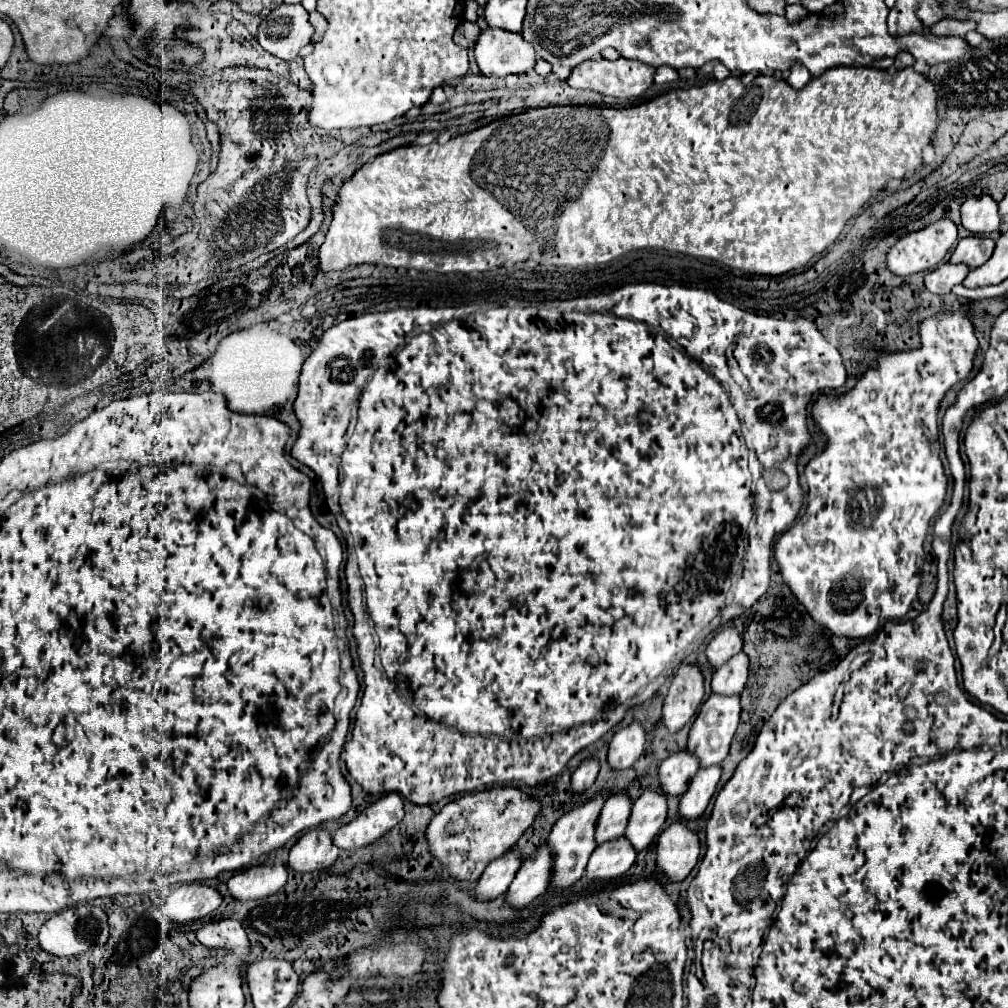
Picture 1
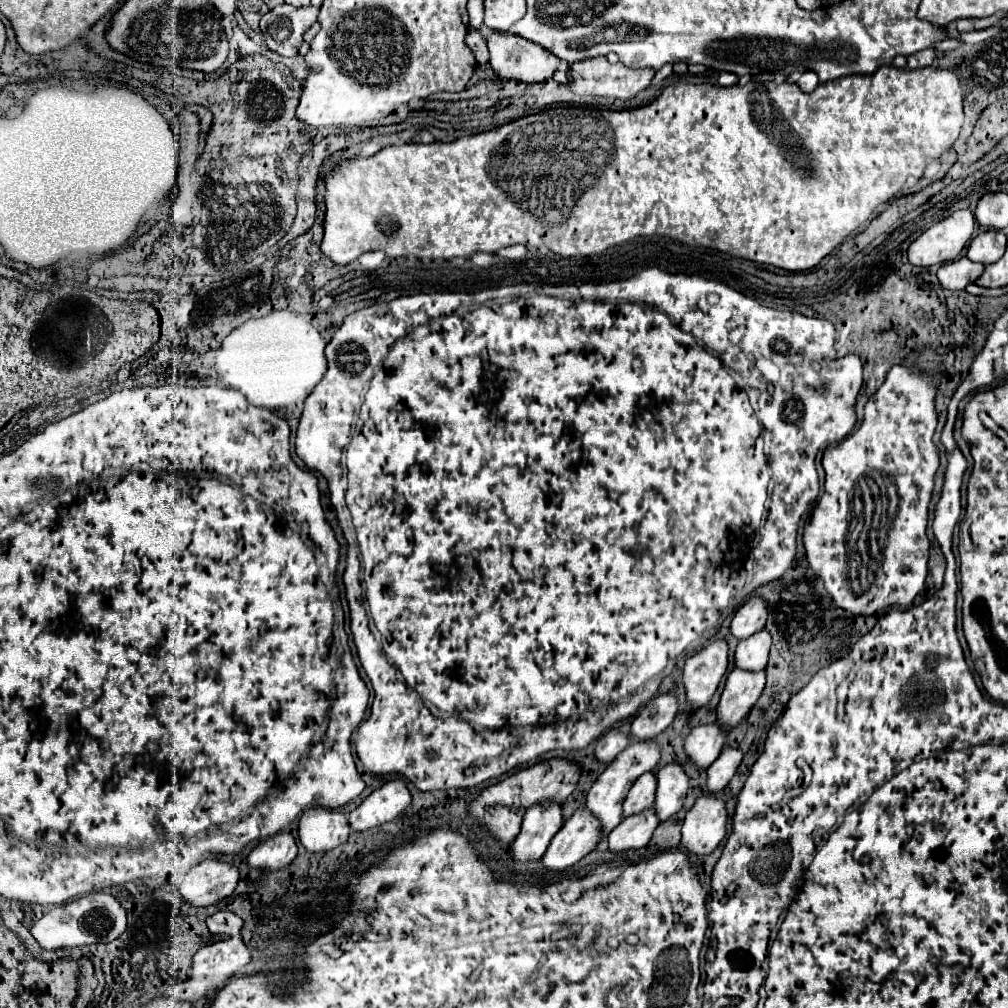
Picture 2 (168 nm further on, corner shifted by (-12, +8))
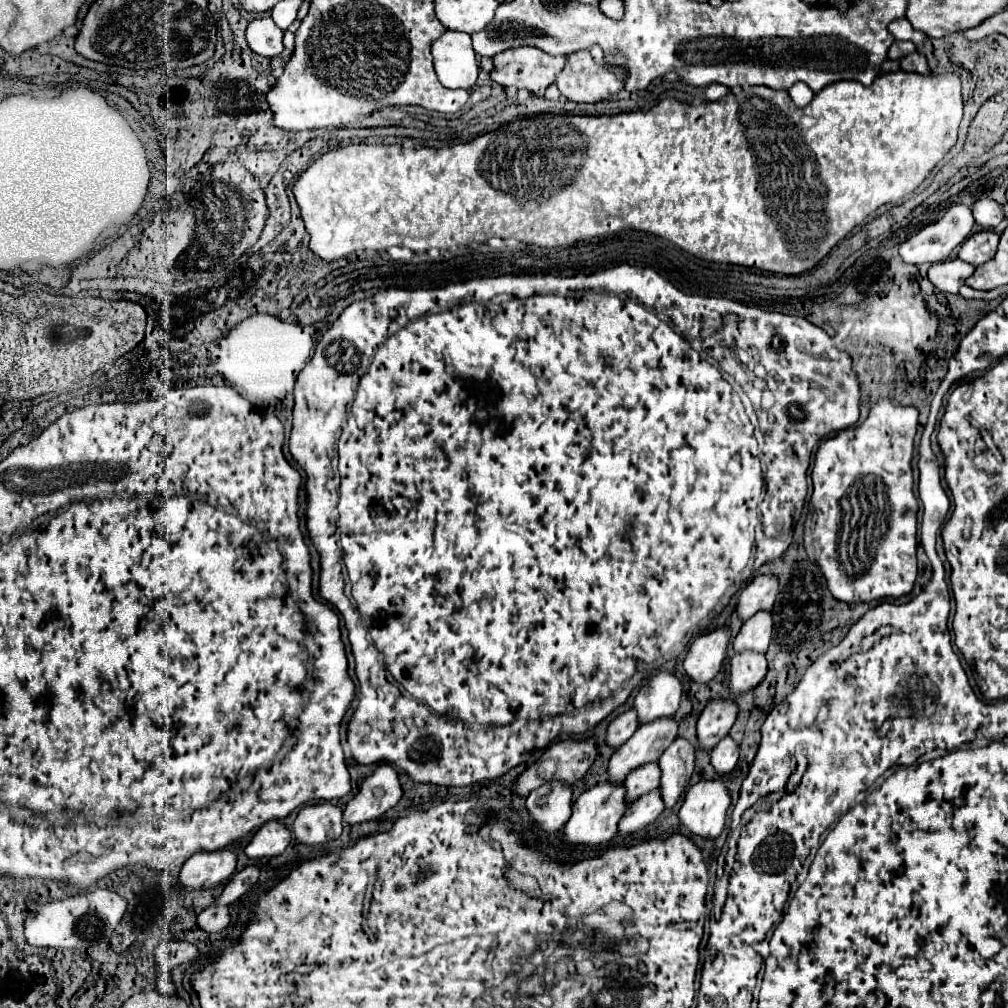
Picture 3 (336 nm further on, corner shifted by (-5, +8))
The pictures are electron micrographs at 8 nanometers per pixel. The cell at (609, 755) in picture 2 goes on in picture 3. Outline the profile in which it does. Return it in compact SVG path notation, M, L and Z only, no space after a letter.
M627 710L623 714L619 714L607 728L607 744L613 748L619 748L621 744L625 744L633 732L639 728L639 718L635 714L635 710Z

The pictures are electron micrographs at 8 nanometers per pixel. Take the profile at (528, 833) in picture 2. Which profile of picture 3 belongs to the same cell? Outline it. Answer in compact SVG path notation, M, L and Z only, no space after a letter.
M561 780L547 782L527 796L527 810L547 832L557 832L571 816L573 788Z

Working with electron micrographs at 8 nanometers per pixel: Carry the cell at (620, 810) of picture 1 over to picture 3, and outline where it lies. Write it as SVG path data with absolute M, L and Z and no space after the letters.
M649 762L639 766L637 770L633 770L627 778L625 778L625 788L627 788L627 800L633 802L639 796L659 788L659 778L661 778L661 770L659 764Z

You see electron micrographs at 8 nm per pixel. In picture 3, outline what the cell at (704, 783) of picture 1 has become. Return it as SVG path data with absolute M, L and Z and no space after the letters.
M725 736L713 750L711 750L711 764L719 774L727 774L735 768L739 760L739 746L731 736Z

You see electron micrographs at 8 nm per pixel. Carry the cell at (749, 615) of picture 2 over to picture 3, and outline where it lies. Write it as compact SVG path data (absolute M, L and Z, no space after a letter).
M757 574L739 596L737 614L741 620L751 618L759 610L771 610L777 598L777 574Z

